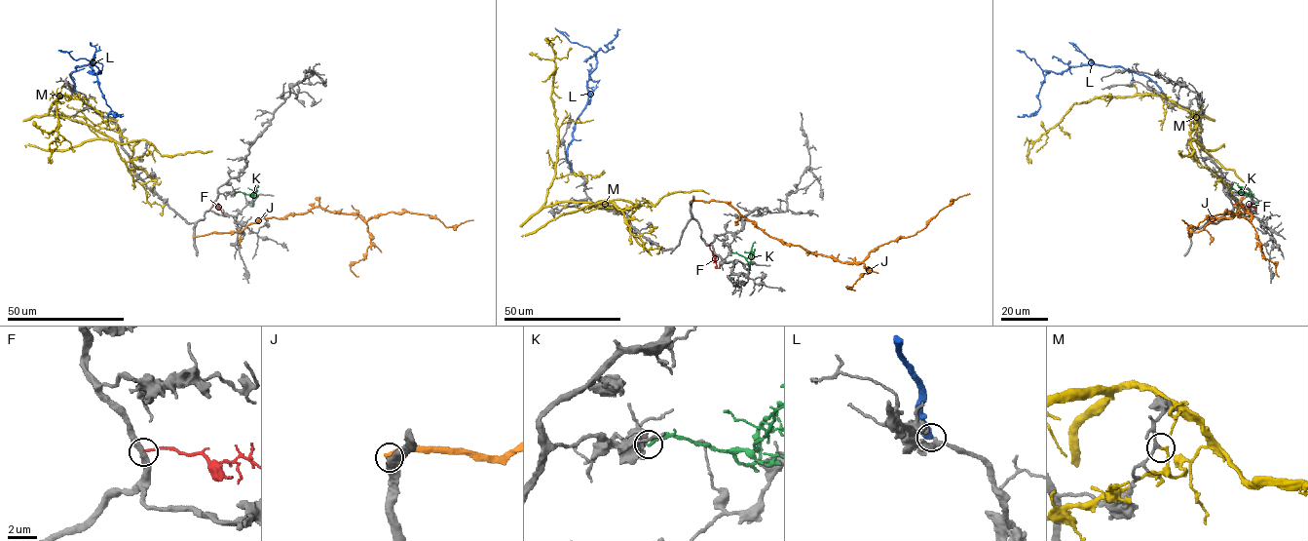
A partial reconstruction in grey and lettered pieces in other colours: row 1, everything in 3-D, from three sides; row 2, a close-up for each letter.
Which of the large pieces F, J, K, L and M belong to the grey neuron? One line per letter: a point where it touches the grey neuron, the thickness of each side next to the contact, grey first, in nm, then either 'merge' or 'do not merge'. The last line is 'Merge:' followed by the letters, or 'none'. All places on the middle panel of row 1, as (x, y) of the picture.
F: (710, 245) | 400/180 nm | do not merge
J: (690, 202) | 440/400 nm | do not merge
K: (731, 251) | 480/200 nm | do not merge
L: (573, 173) | 280/420 nm | do not merge
M: (644, 199) | 190/180 nm | do not merge
Merge: none

